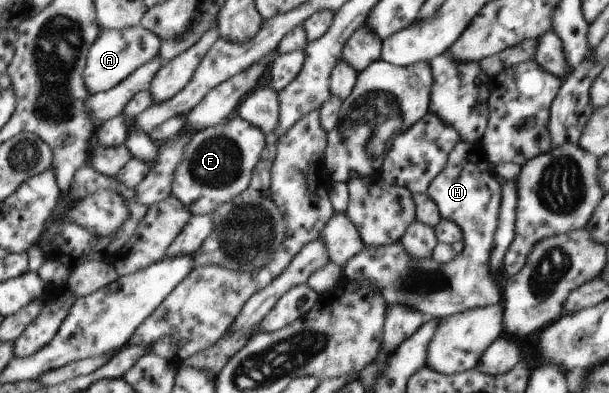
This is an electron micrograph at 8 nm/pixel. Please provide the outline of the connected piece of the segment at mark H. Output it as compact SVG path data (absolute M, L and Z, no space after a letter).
M463 139L454 146L449 155L445 168L431 181L427 194L436 202L437 208L444 217L459 221L464 226L464 247L448 263L438 263L435 259L412 259L403 248L401 242L380 246L376 249L365 247L360 253L351 257L343 266L342 274L344 281L371 281L385 298L386 303L401 303L410 309L421 311L428 319L442 319L464 310L499 304L501 302L501 288L499 283L492 277L490 271L490 259L494 245L494 234L498 227L500 206L502 203L502 185L493 176L496 175L495 166L492 165L484 144L481 140L467 142Z

